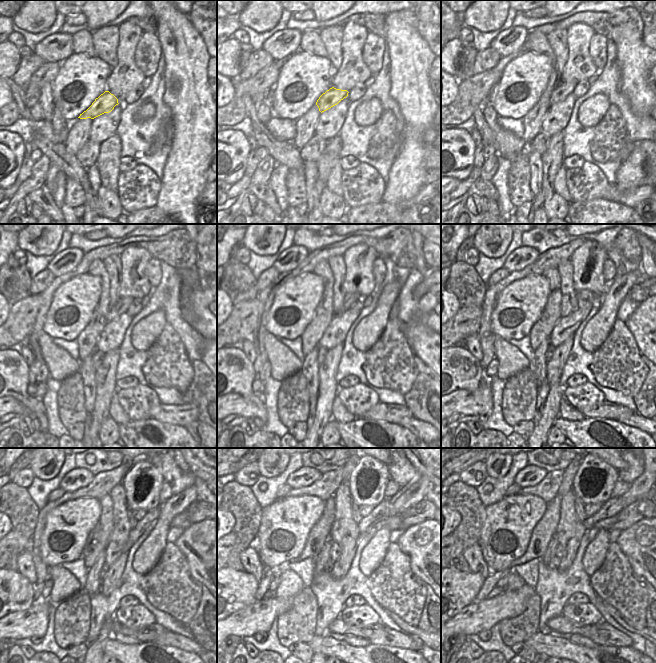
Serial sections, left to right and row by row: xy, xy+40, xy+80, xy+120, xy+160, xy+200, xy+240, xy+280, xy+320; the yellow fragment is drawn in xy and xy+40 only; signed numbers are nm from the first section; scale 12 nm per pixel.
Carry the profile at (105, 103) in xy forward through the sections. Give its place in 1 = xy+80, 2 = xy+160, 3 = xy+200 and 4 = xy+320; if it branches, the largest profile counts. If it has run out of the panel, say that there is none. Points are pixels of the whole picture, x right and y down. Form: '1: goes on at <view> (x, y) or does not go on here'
1: goes on at xy+80 (563, 89)
2: goes on at xy+160 (349, 299)
3: goes on at xy+200 (587, 295)
4: goes on at xy+320 (590, 509)

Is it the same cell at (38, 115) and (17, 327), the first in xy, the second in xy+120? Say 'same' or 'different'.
different

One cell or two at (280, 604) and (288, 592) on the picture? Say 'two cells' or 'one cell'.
two cells

